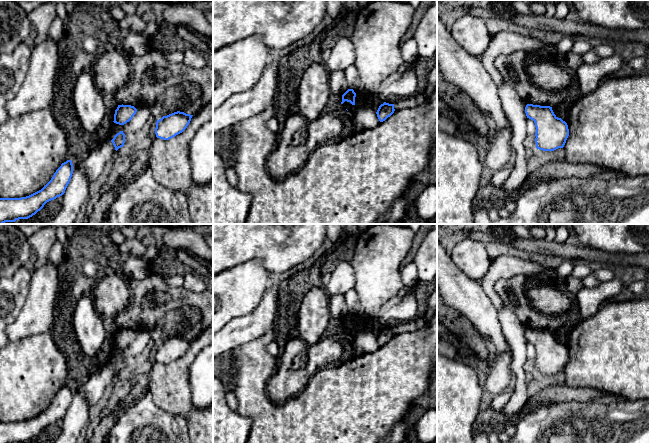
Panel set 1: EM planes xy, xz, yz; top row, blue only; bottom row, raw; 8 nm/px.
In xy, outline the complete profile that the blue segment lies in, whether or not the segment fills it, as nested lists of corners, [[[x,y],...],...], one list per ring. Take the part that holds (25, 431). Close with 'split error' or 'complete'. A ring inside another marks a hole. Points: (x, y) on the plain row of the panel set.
[[[71,384],[62,387],[51,404],[39,415],[21,422],[0,422],[0,443],[28,443],[44,429],[62,420],[71,404]]]; complete

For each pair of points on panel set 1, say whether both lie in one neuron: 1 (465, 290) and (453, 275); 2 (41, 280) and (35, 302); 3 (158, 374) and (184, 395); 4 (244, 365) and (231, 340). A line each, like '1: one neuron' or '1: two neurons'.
1: one neuron
2: one neuron
3: one neuron
4: two neurons

